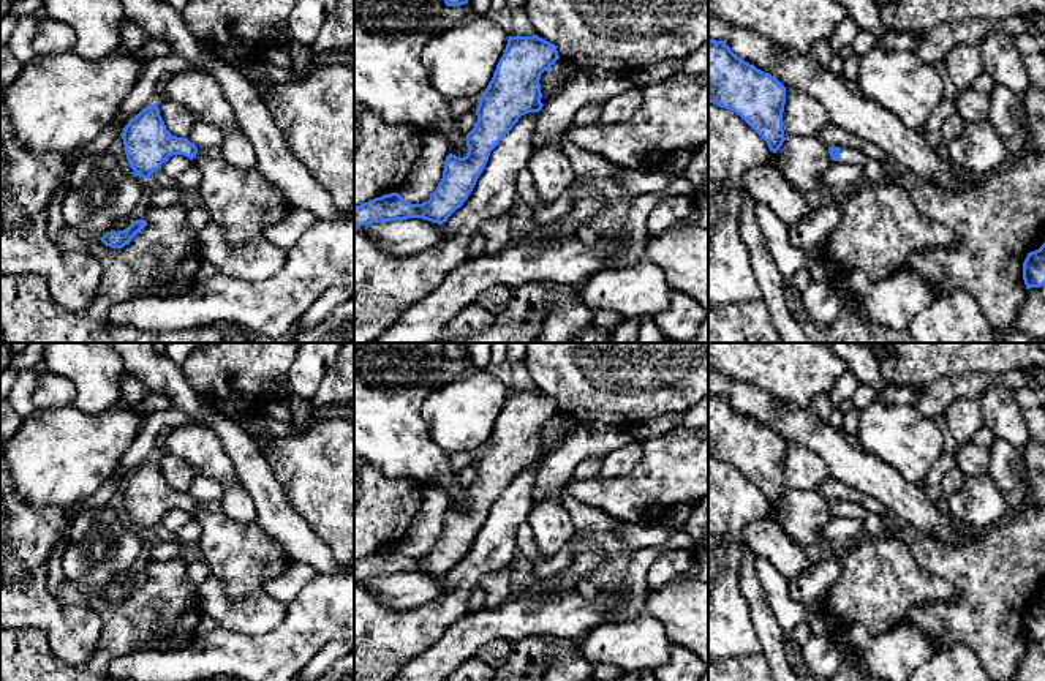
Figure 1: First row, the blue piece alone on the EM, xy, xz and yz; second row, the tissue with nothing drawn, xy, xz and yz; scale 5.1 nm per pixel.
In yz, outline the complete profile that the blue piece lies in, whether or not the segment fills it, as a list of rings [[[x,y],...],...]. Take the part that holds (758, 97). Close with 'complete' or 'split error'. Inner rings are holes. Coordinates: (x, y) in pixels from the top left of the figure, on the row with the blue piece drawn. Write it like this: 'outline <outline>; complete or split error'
outline [[[708,40],[708,101],[740,115],[767,142],[770,152],[776,153],[786,141],[786,87],[716,40]]]; complete

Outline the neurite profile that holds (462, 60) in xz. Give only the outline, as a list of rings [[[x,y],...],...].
[[[477,16],[432,38],[424,57],[433,88],[449,101],[481,98],[504,54],[509,36]]]

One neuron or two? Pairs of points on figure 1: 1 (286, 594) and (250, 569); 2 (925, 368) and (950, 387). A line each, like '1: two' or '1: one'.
1: two
2: two

